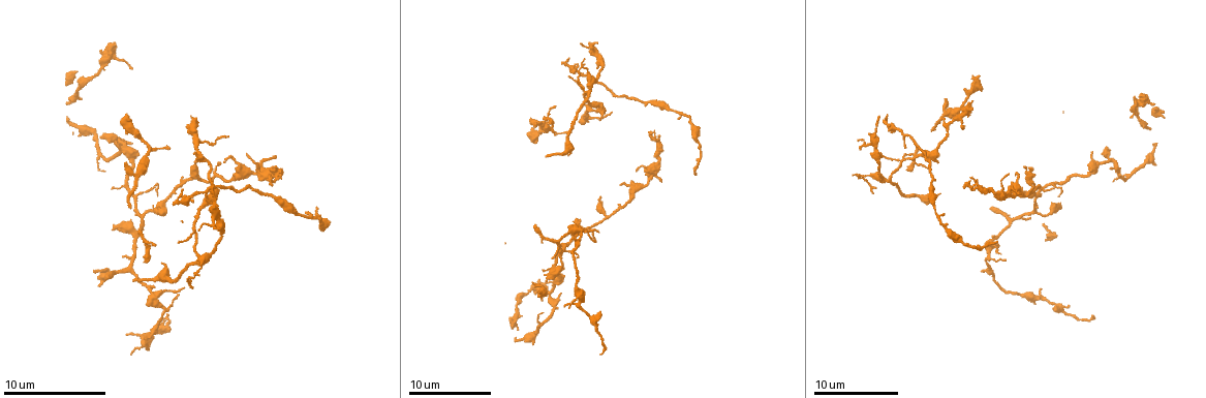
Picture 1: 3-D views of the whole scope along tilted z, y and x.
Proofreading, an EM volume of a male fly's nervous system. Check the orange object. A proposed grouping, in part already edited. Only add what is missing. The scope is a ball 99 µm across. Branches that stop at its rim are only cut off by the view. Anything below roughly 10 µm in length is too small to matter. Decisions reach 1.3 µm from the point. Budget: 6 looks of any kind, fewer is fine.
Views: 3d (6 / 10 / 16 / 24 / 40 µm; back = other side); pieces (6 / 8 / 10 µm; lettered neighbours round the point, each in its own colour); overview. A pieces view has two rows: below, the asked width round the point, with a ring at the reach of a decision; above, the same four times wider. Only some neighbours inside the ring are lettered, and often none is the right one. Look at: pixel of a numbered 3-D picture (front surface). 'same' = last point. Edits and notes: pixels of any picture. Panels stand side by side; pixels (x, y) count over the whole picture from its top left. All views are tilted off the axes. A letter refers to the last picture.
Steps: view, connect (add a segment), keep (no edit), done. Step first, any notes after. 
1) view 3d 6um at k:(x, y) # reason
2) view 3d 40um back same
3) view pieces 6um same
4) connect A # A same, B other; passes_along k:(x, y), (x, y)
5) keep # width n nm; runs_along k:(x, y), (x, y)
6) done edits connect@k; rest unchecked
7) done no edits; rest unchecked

view 3d 10um at 1:(598, 200) # branch stops here

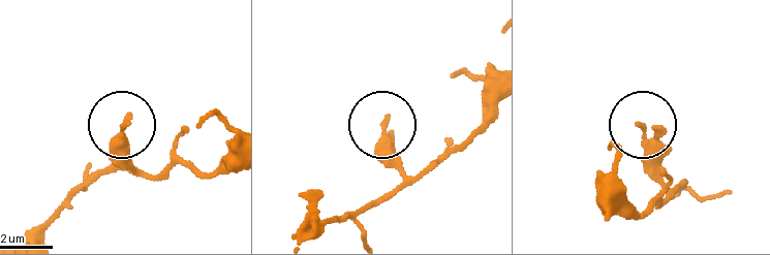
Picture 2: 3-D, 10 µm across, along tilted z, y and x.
view pieces 10um at 2:(125, 127)

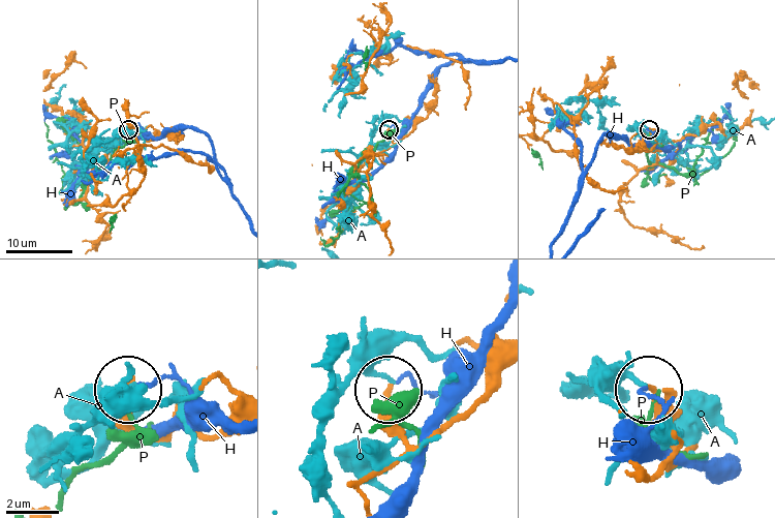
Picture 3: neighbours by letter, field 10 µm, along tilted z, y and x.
keep # A other, H other, P other; no lettered segment goes on from it

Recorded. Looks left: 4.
view 3d 6um at 1:(1019, 193) # tapers out

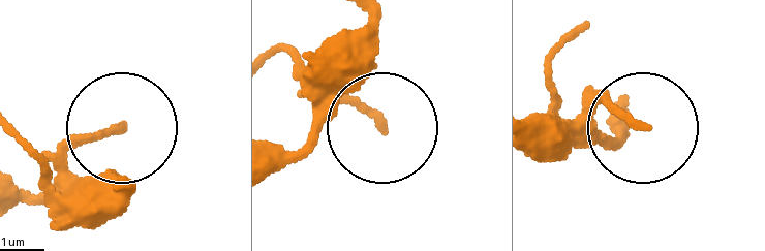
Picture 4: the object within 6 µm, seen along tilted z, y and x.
view pieces 10um at 4:(120, 128)

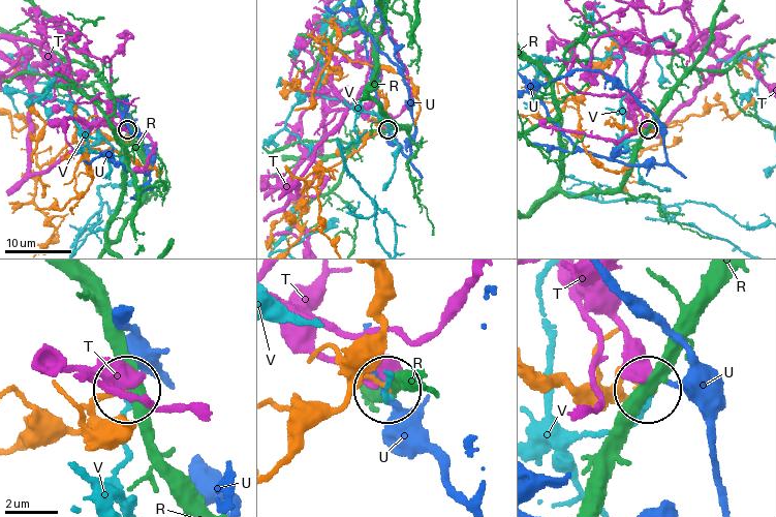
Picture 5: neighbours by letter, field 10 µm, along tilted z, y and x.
keep # R other, T other, U other, V other; none of them fits

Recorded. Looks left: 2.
view 3d 6um at 1:(996, 243)

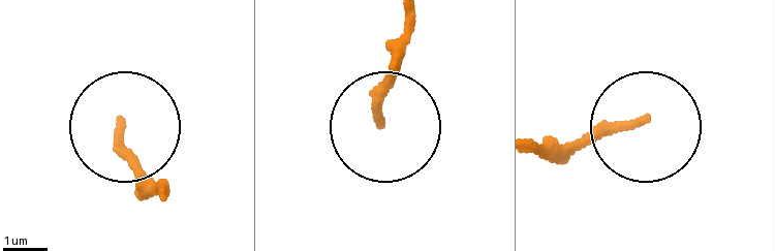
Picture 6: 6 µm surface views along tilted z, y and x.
view pieces 8um at 6:(642, 120)

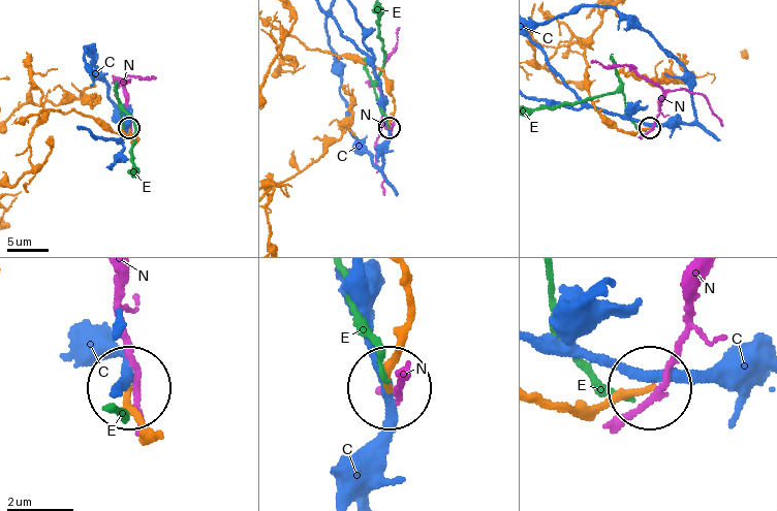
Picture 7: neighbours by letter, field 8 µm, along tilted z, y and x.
keep # C other, E other, N other; no lettered segment goes on from it

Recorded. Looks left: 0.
done no edits; rest unchecked

